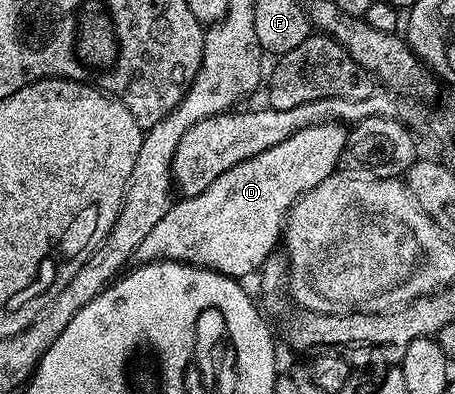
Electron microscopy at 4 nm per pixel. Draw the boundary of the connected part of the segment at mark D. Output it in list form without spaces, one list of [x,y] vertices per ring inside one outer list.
[[[337,121],[307,125],[307,129],[299,129],[291,137],[287,137],[287,141],[279,141],[279,145],[271,145],[271,149],[263,149],[263,153],[259,153],[255,157],[251,157],[247,161],[227,169],[227,173],[223,173],[215,181],[211,181],[211,185],[207,185],[207,189],[203,193],[178,198],[173,206],[169,207],[167,213],[163,213],[163,218],[154,225],[151,233],[147,233],[147,237],[143,237],[143,241],[139,241],[139,249],[135,256],[136,262],[138,264],[159,263],[162,259],[170,259],[176,263],[189,263],[192,267],[206,267],[212,271],[229,275],[232,279],[238,281],[245,281],[248,275],[256,276],[260,272],[261,266],[267,261],[267,257],[278,250],[279,244],[283,239],[285,216],[289,214],[289,210],[297,202],[297,198],[300,195],[306,195],[311,189],[315,189],[315,185],[319,185],[319,181],[323,181],[329,175],[332,175],[334,171],[338,170],[341,154],[345,148],[348,136],[349,131]]]

